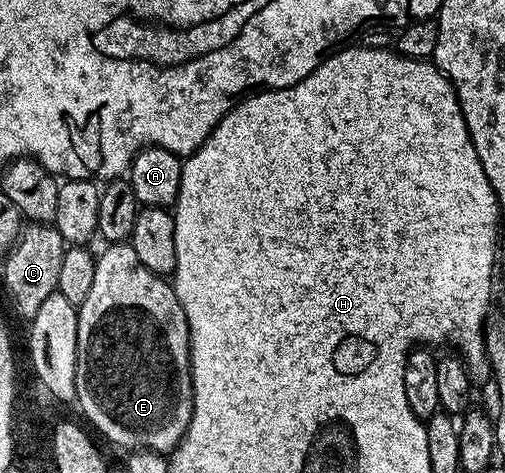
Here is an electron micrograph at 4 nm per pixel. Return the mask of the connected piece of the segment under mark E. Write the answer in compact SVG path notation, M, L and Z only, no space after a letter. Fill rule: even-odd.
M123 242L121 244L106 244L103 247L103 252L100 251L96 256L96 275L94 281L92 281L92 291L88 293L88 298L84 298L84 302L77 305L78 309L78 329L76 330L76 394L74 400L76 404L82 407L84 415L90 419L89 427L93 429L95 433L99 432L106 440L111 440L114 444L119 444L120 447L126 448L125 450L145 450L147 452L157 452L159 454L169 454L177 448L178 443L182 441L182 436L186 432L186 427L192 416L192 410L194 409L194 395L192 394L192 382L190 381L190 331L188 330L188 324L184 318L184 308L180 306L180 298L176 298L174 293L174 285L165 275L148 270L148 266L144 266L144 262L140 262L140 258L136 255L136 250L132 250L132 246L129 242Z

